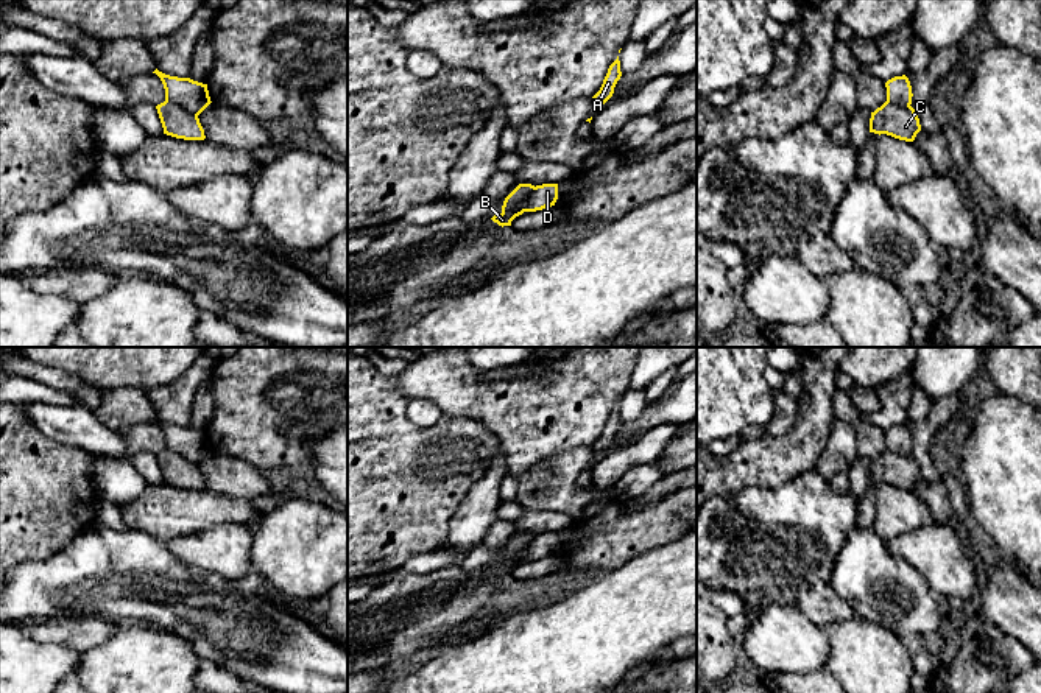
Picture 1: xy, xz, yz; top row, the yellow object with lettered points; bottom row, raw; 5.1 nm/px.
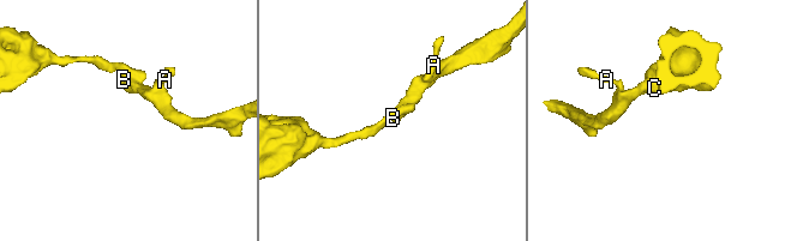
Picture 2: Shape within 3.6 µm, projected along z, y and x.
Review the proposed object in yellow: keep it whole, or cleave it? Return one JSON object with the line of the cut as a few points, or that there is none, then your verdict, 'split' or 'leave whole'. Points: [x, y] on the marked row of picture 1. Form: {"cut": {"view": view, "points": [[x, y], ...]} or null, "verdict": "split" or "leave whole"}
{"cut": {"view": "xy", "points": [[165, 98], [197, 116]]}, "verdict": "split"}

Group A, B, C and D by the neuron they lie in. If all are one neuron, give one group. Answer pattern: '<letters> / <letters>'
A B C / D

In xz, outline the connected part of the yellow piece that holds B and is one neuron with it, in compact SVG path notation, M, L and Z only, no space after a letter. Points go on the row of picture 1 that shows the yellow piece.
M519 184L503 201L502 212L491 220L499 226L511 226L511 221L522 215L520 206L527 201L535 185Z

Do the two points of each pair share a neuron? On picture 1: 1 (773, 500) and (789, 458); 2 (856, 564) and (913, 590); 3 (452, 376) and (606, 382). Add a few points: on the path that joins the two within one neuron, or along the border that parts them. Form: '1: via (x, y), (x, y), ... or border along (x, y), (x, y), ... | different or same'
1: border along (812, 467), (776, 486), (744, 488) | different
2: via (870, 578), (885, 590), (899, 590) | same
3: via (491, 401), (568, 401) | same

